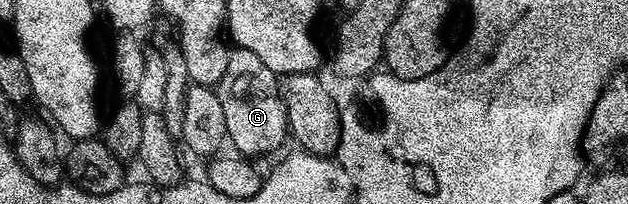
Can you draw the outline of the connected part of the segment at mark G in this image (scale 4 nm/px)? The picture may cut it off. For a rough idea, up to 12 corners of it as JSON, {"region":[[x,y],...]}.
{"region":[[228,49],[217,93],[226,137],[255,160],[288,141],[279,78]]}

